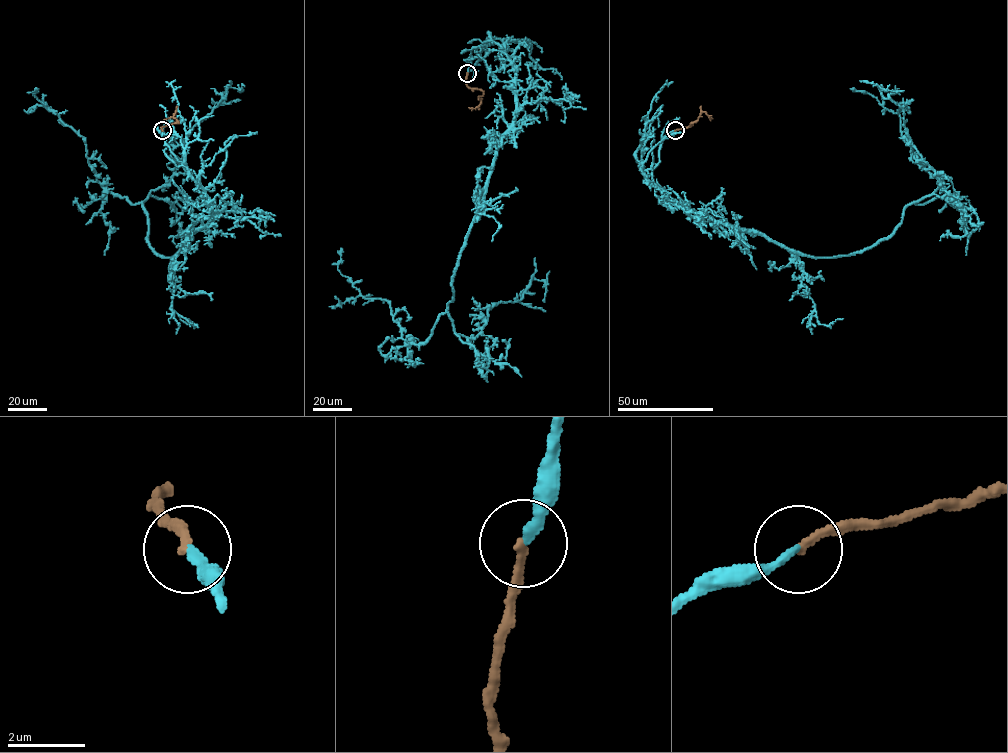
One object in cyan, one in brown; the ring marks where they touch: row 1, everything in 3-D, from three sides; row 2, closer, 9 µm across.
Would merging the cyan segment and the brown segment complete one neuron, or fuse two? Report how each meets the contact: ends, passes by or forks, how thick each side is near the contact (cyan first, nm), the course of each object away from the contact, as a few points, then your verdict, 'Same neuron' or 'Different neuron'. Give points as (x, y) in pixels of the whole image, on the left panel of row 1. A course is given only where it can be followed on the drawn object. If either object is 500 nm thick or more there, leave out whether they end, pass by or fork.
At the ring cyan ends. At the ring brown ends. Thickness 220 nm (cyan) against 200 nm. Course of cyan: (162, 130), (209, 199), (211, 219), (174, 257), (154, 251), (142, 205), (97, 181), (85, 140), (36, 88). Course of brown: (162, 130), (163, 126), (178, 121), (173, 116), (176, 111), (164, 119). Same neuron

